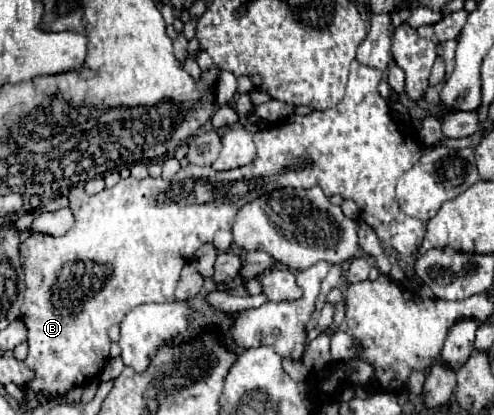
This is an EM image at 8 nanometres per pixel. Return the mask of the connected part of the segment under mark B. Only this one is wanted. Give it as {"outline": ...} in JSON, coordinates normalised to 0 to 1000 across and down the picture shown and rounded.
{"outline":[[[715,147],[706,161],[702,224],[678,258],[630,267],[626,277],[585,277],[581,296],[569,306],[524,311],[512,325],[520,378],[508,398],[468,412],[431,412],[427,402],[379,398],[366,402],[350,431],[257,427],[196,470],[176,470],[168,451],[152,451],[140,470],[152,542],[136,557],[136,566],[107,571],[63,561],[38,590],[55,687],[43,735],[43,769],[59,798],[59,855],[51,875],[71,894],[71,913],[55,928],[55,957],[71,952],[63,942],[111,952],[140,942],[144,933],[172,928],[196,908],[221,865],[221,788],[245,778],[249,764],[285,730],[350,725],[350,701],[374,639],[370,614],[391,614],[407,586],[427,586],[439,552],[468,552],[484,499],[524,470],[536,470],[540,460],[565,451],[630,455],[646,446],[662,475],[690,470],[694,480],[715,480],[731,508],[743,504],[743,537],[779,590],[800,595],[812,614],[840,614],[860,571],[860,537],[812,513],[800,484],[800,441],[848,388],[856,364],[832,316],[820,301],[800,296],[787,253],[767,229],[763,200],[771,186],[775,171]]]}

